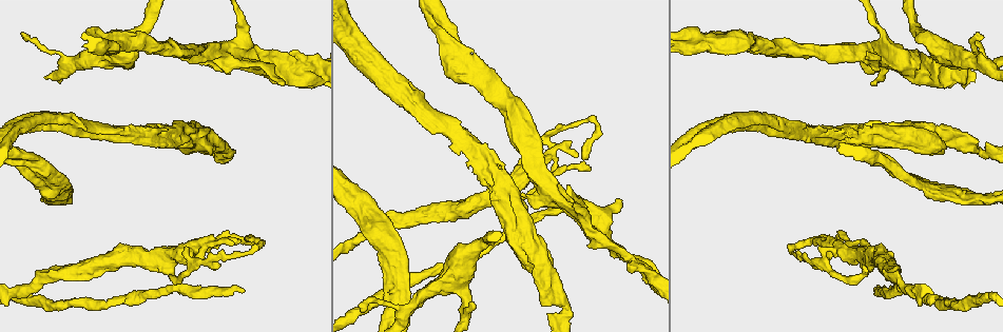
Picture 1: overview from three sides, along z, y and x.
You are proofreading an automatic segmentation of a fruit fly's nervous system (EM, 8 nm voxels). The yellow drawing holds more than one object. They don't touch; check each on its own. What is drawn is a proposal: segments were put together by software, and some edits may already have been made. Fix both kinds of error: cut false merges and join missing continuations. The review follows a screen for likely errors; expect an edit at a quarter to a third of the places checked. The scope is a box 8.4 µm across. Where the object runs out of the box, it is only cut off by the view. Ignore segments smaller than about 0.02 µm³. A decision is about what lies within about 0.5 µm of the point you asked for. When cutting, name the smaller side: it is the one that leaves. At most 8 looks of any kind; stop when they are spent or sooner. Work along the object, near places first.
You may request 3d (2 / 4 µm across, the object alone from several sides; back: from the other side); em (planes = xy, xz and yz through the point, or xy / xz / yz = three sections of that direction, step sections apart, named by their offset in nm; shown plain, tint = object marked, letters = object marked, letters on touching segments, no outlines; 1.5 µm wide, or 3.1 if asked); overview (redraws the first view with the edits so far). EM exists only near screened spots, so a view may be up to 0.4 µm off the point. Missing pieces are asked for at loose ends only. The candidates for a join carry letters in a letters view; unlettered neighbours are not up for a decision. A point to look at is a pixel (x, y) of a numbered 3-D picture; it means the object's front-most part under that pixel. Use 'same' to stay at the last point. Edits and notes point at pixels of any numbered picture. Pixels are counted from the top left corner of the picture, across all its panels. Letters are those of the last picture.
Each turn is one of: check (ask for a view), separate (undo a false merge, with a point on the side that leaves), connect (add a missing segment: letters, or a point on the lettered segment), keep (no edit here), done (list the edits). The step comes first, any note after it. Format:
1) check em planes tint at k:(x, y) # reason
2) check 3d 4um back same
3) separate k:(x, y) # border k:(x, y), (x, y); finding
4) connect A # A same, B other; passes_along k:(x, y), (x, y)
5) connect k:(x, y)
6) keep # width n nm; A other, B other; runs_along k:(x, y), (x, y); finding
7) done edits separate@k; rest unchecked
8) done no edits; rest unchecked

check em yz step 4 tint at 1:(925, 78) # abrupt turn

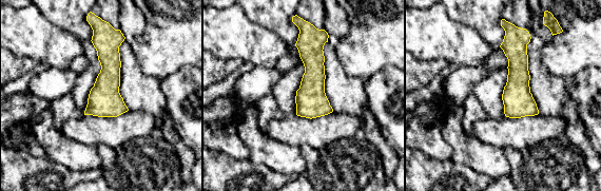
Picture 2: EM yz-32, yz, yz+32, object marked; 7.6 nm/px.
check em xy step 8 letters same # another direction

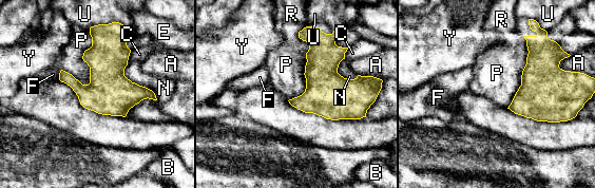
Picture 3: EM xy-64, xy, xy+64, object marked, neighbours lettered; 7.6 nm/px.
keep # width 80 nm; A other, B other, C other, E other, F other, N other, P other, R other, U other, Y other; border 3:(90, 33), (82, 85); all the same cell

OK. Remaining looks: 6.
check 3d 4um back at 1:(522, 195) # stops while still wide

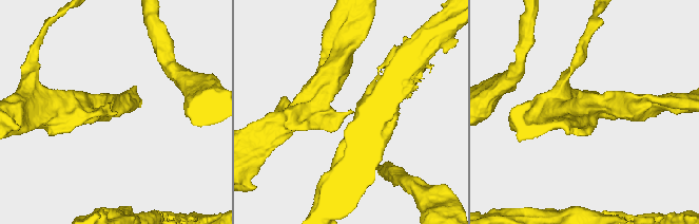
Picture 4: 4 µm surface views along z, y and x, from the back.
check em planes plain at 4:(113, 115)

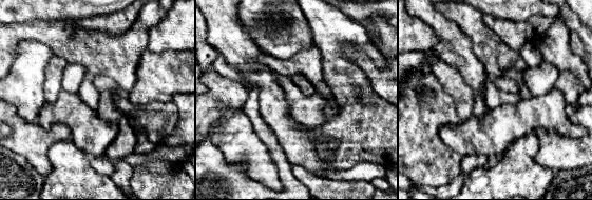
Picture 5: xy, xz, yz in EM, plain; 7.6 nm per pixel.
check em planes letters same

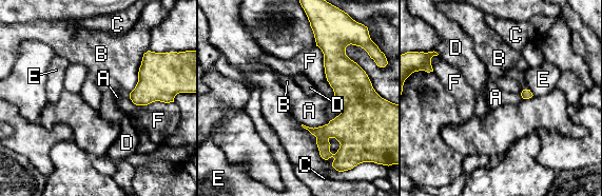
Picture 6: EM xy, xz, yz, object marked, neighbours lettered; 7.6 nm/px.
keep # A other, B other, C other, D other, E other, F other; border 6:(330, 120), (313, 128), (302, 124); no lettered segment goes on from it

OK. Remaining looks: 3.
check em planes letters at 1:(472, 302) # an open end

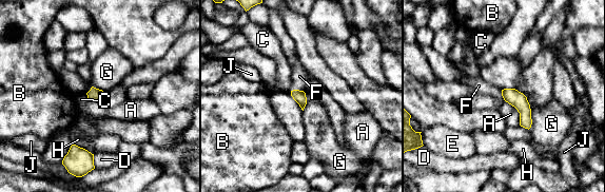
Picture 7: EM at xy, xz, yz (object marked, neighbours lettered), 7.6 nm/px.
connect F # A other, B other, C other, D other, E other, F same, G other, H other, J other; passes_along 7:(299, 96), (298, 90), (299, 76); it goes on there

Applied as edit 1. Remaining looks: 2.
done edits connect@7; rest unchecked

